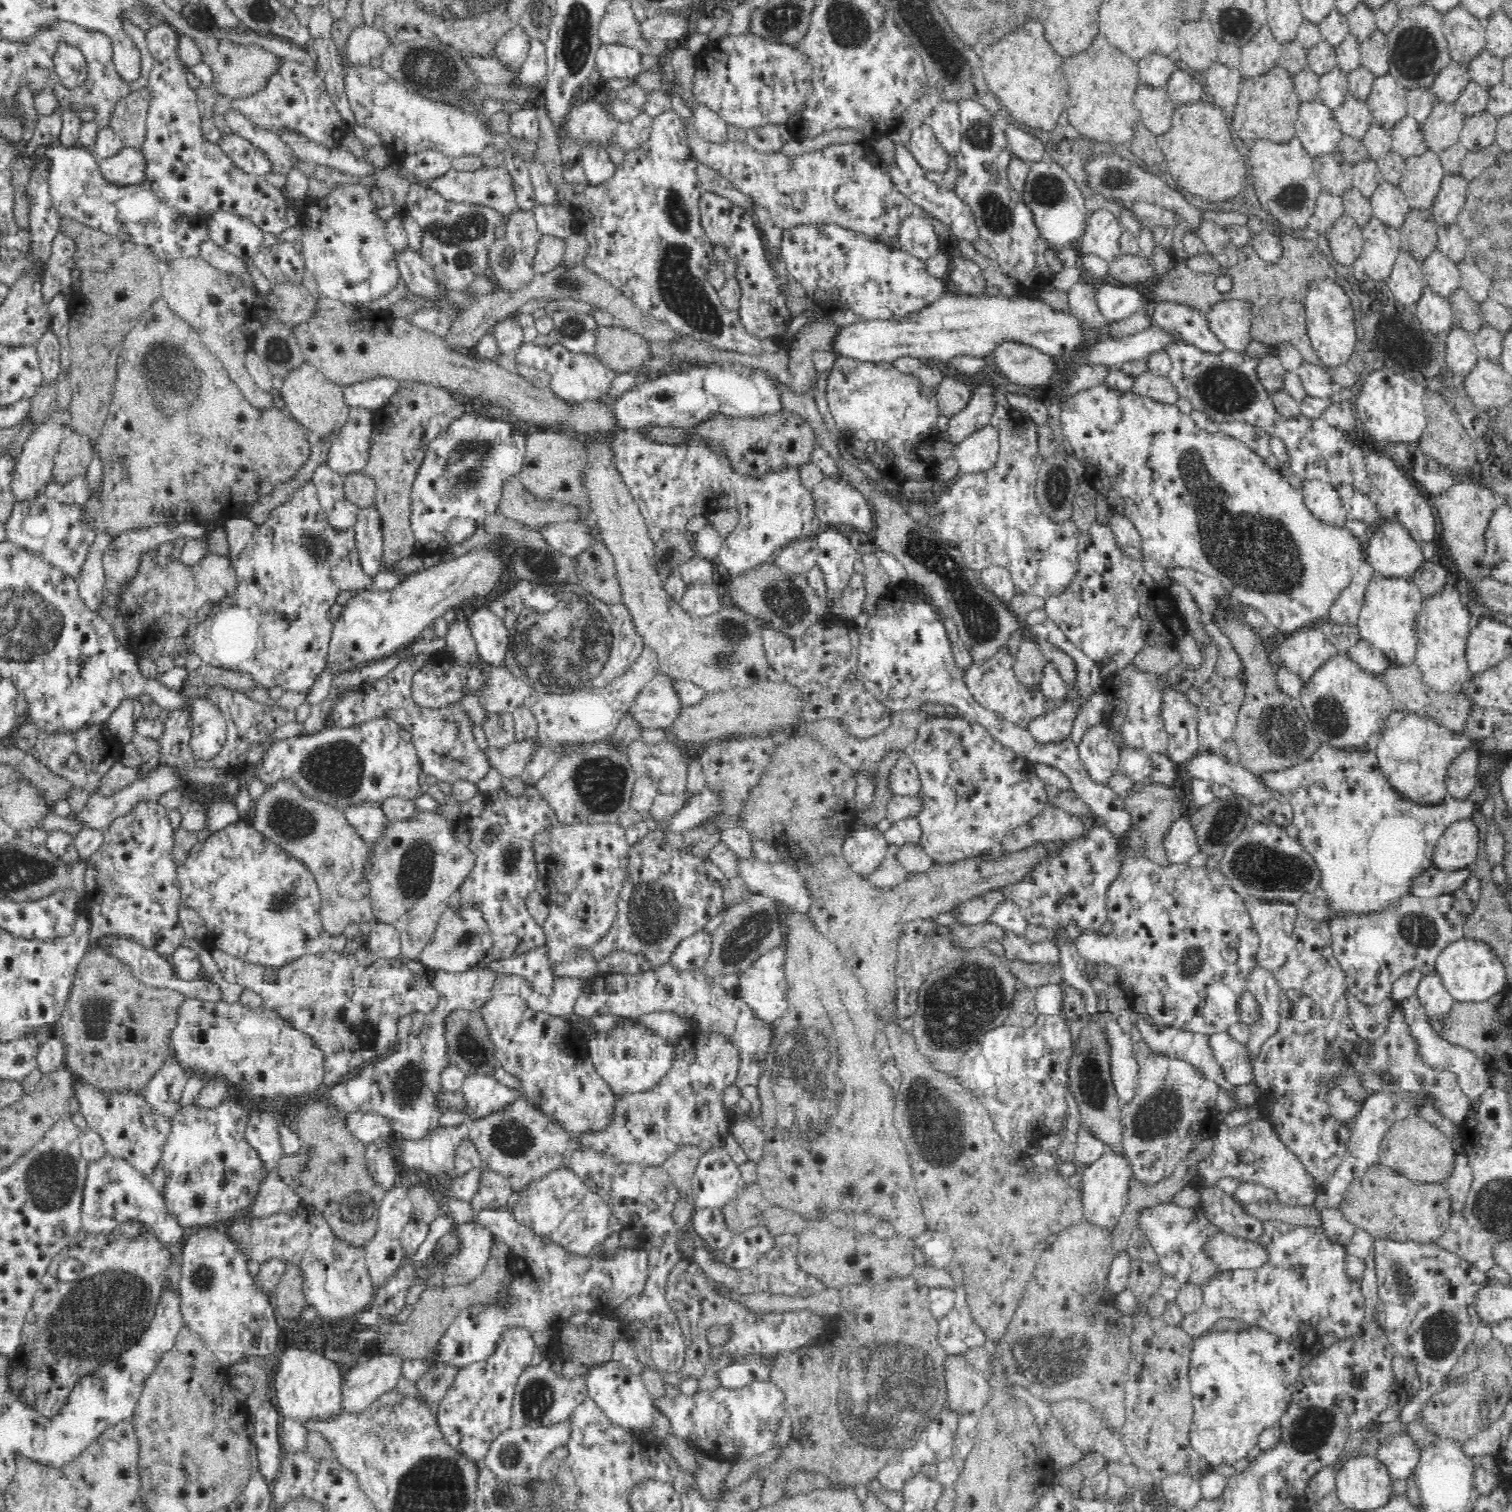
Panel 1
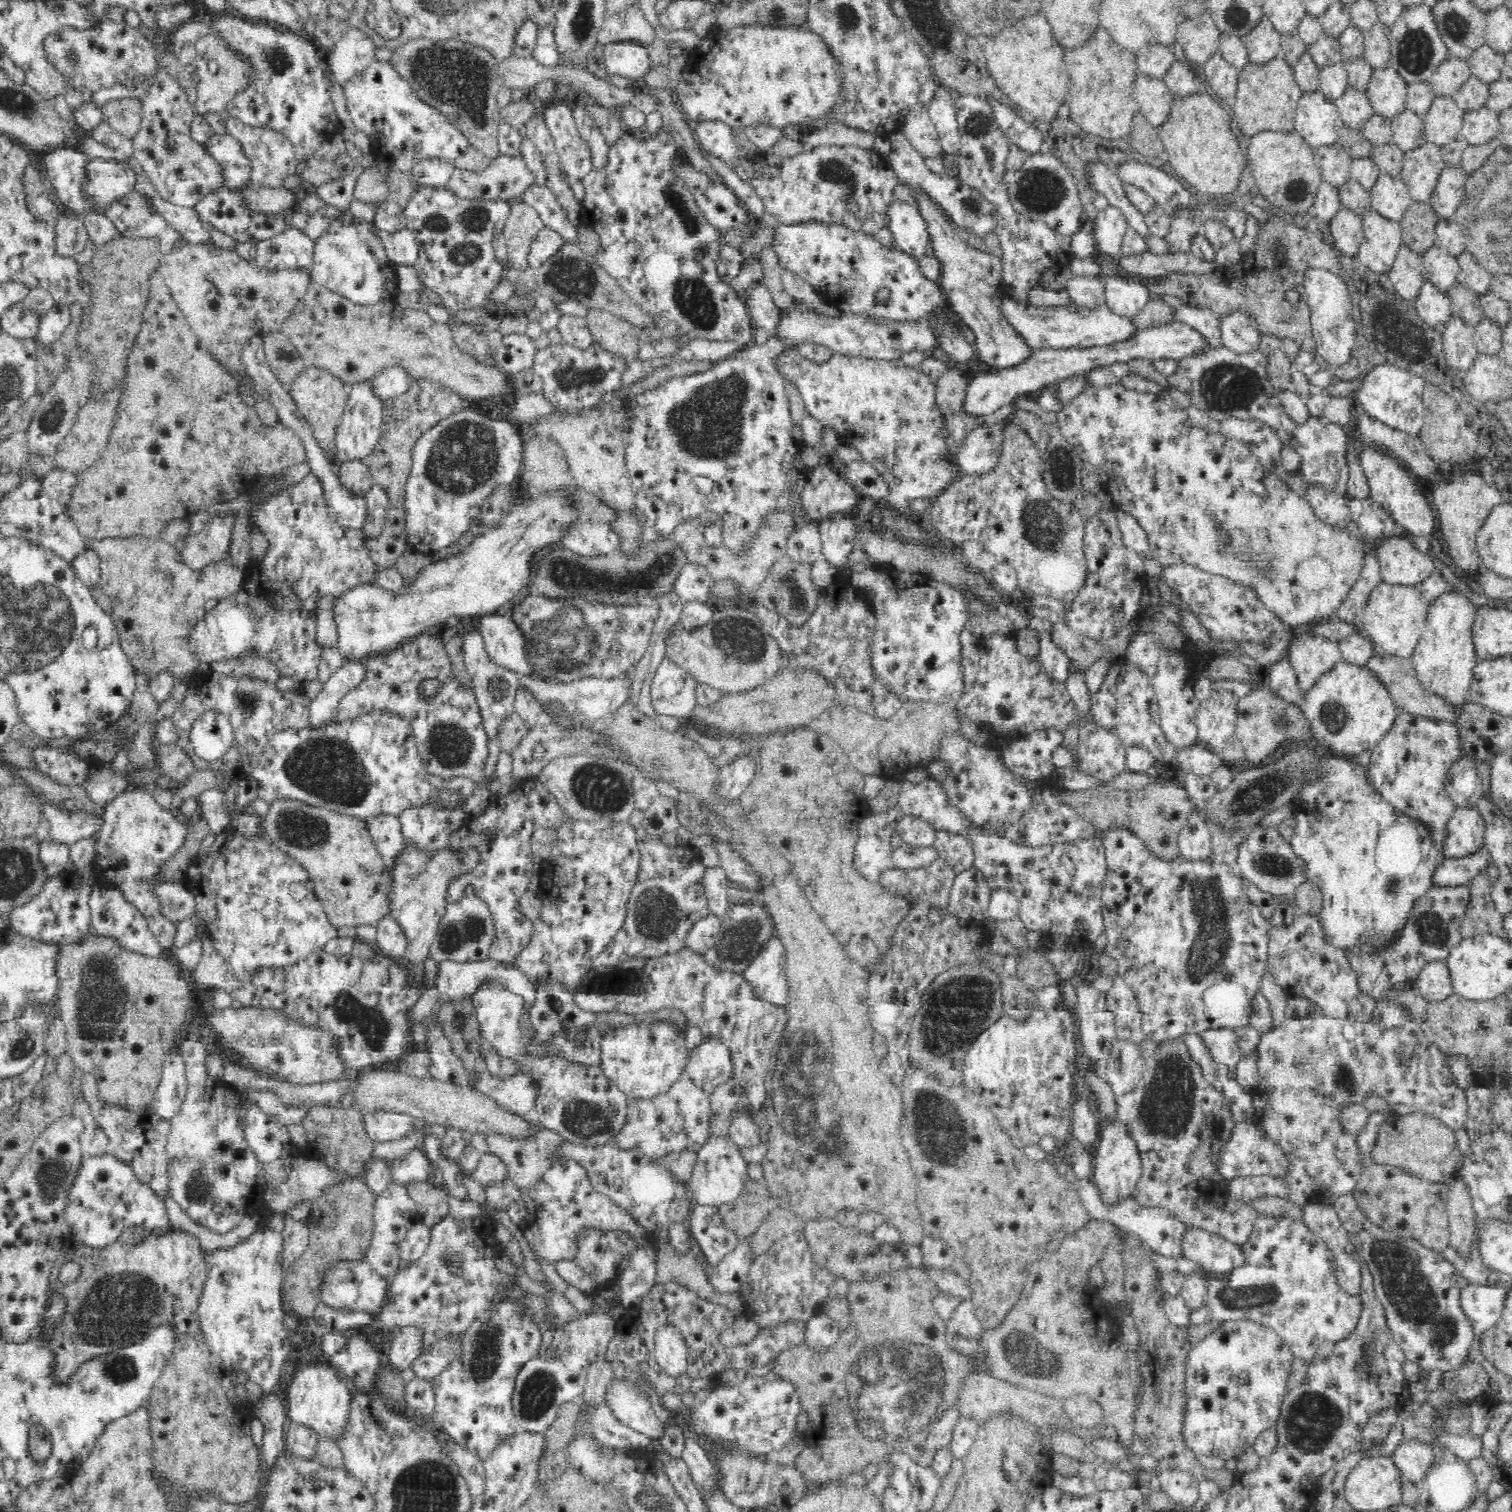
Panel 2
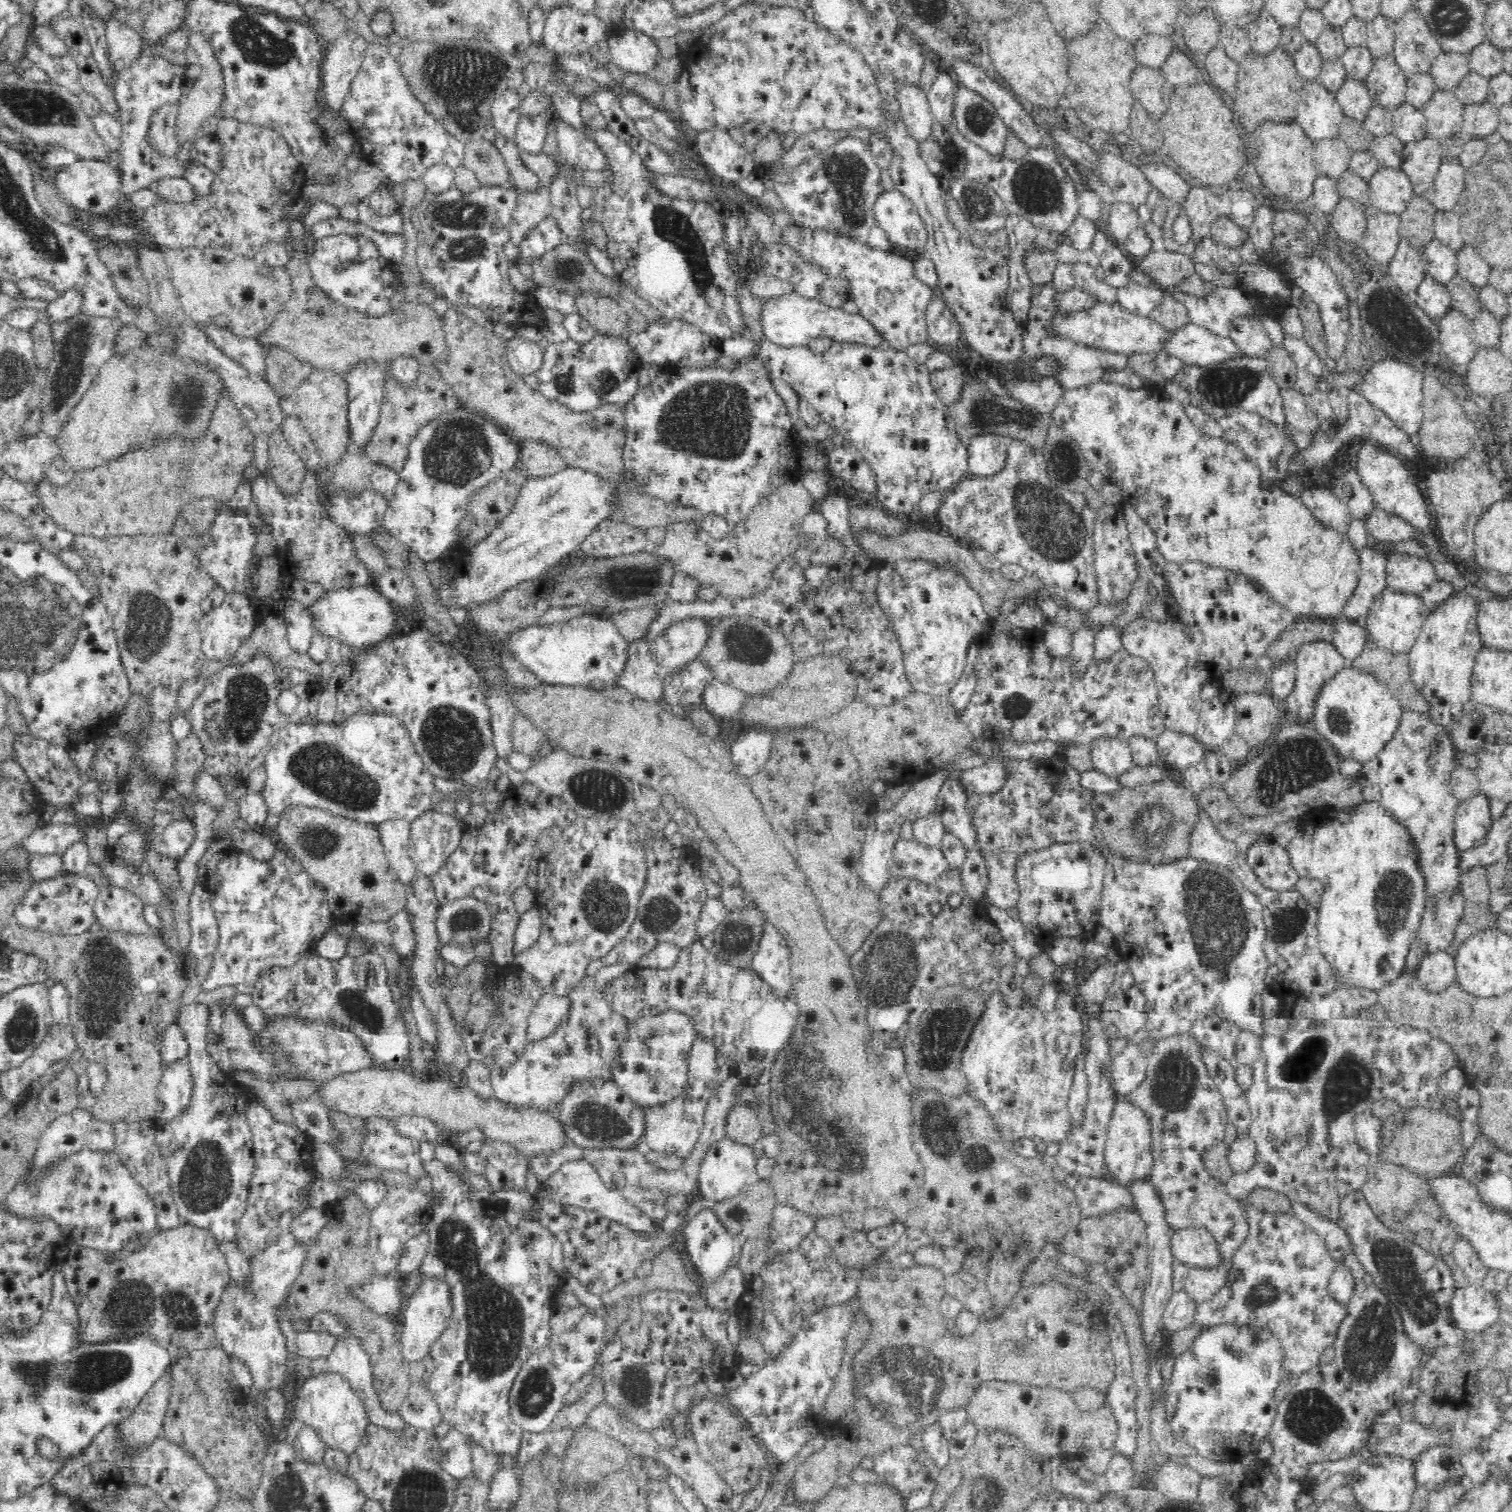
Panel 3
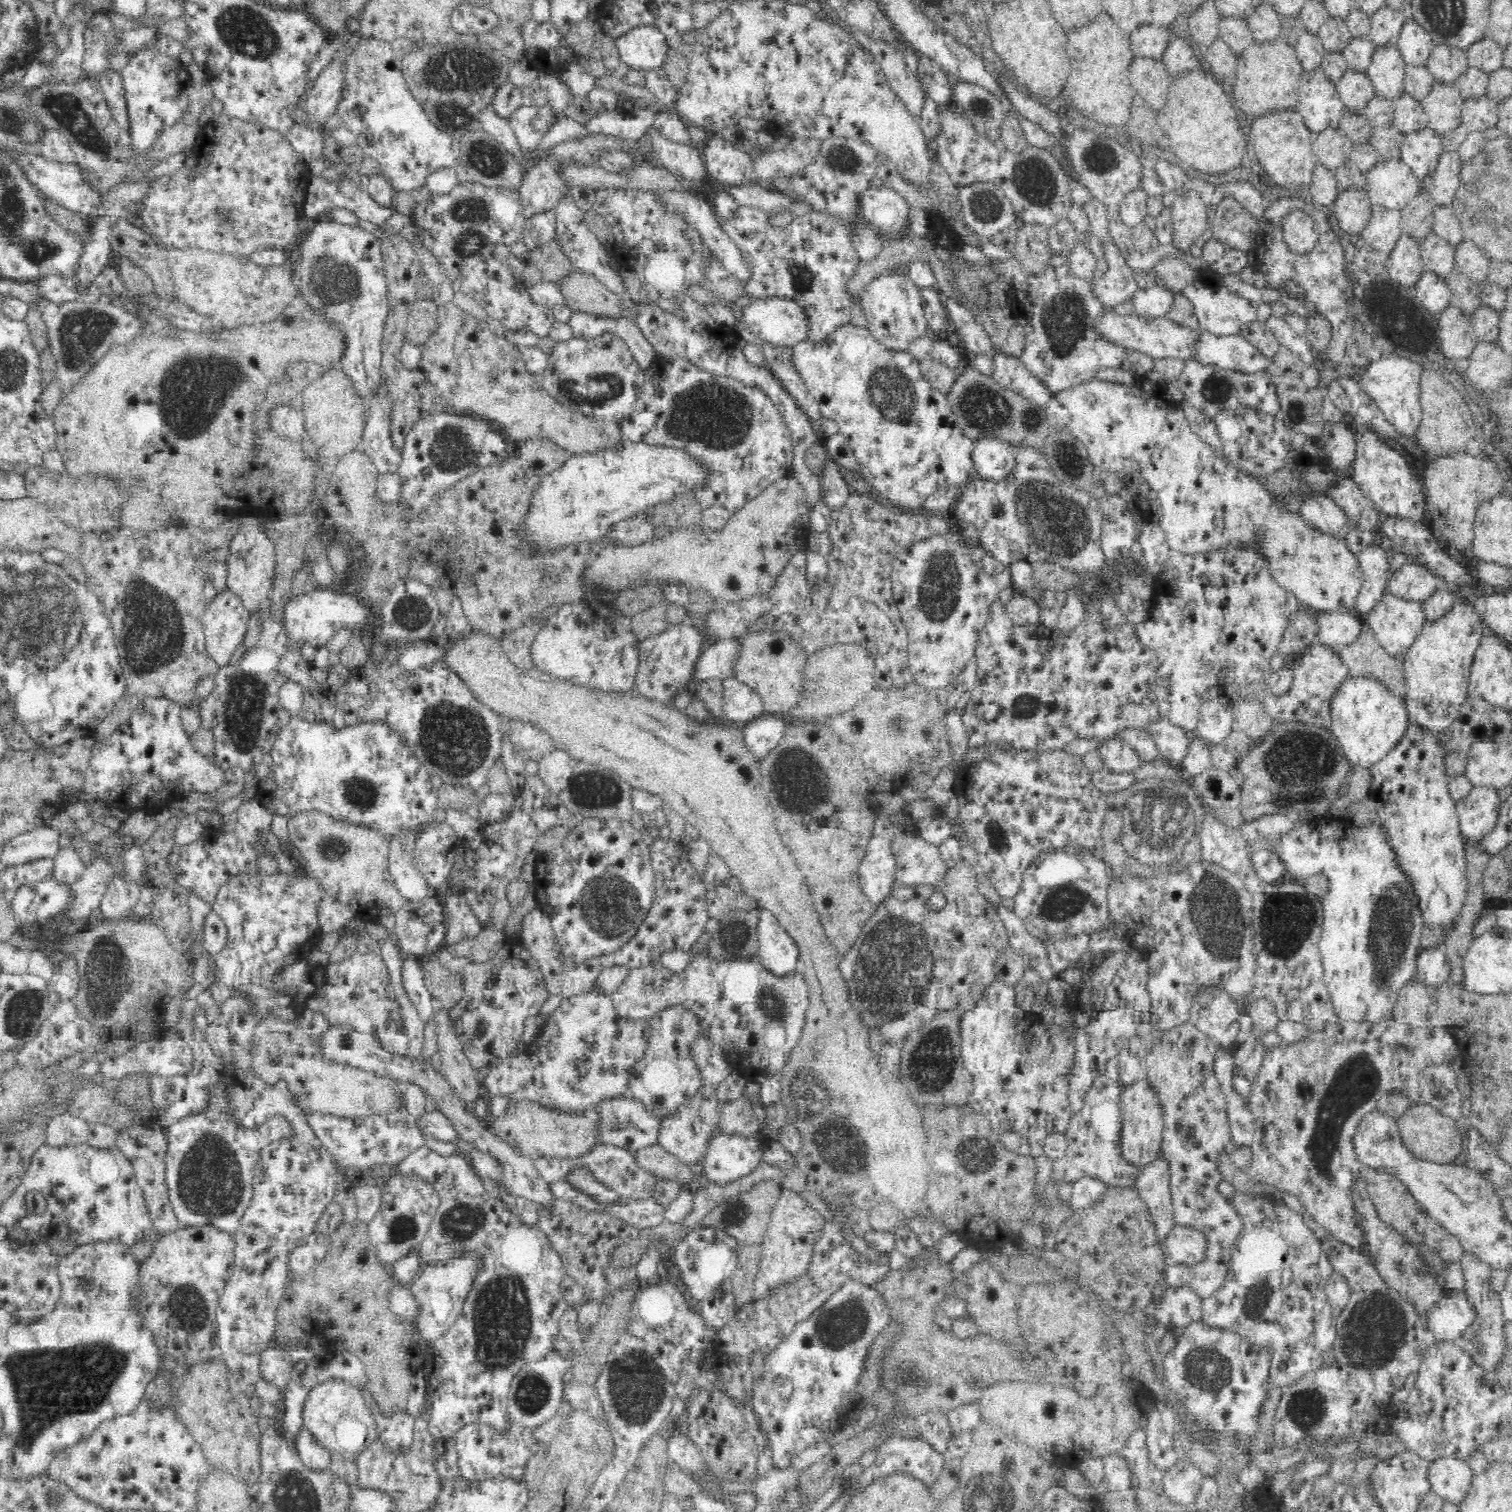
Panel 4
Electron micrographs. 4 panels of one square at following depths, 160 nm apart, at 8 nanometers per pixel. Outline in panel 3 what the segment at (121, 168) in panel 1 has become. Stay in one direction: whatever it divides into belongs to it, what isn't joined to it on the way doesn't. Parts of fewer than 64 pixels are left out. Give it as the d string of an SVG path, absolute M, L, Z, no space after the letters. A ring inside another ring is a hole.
M79 159L65 170L47 168L52 176L51 185L57 190L58 197L82 211L83 217L94 214L103 216L110 207L120 201L119 170L115 165L97 160Z

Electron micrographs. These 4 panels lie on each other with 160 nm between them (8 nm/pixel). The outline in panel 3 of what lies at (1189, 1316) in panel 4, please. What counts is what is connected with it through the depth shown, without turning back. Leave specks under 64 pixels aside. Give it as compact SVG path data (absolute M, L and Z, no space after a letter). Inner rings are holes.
M1184 1288L1173 1292L1162 1316L1164 1332L1174 1333L1195 1324L1197 1303Z

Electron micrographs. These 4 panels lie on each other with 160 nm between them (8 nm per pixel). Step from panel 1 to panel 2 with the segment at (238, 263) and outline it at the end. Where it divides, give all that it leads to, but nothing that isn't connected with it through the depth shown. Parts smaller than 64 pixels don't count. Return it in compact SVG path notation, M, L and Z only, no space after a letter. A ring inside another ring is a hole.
M136 179L132 192L142 195L146 199L148 210L168 221L174 230L186 237L187 242L210 244L208 226L202 223L194 208L176 205L162 198L158 190L146 179Z

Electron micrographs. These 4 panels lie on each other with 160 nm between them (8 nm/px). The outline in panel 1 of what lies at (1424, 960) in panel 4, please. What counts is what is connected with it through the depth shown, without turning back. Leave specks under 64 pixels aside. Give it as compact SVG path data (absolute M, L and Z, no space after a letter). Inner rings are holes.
M1436 968L1421 976L1416 996L1424 1006L1427 1017L1439 1019L1450 1012L1453 996L1446 990Z

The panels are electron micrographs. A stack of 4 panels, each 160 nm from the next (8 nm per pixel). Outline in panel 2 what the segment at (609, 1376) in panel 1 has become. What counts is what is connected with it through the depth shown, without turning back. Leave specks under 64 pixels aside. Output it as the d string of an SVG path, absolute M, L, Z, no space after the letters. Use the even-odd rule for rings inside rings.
M613 1379L609 1382L605 1403L612 1410L617 1421L625 1426L646 1434L652 1441L663 1441L665 1428L656 1411L643 1392L629 1382Z

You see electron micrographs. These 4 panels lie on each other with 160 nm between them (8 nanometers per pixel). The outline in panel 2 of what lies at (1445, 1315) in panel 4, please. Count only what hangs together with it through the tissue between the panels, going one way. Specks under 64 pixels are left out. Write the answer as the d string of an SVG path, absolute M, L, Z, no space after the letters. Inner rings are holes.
M1466 1285L1460 1292L1460 1308L1477 1331L1488 1330L1502 1314L1507 1287Z

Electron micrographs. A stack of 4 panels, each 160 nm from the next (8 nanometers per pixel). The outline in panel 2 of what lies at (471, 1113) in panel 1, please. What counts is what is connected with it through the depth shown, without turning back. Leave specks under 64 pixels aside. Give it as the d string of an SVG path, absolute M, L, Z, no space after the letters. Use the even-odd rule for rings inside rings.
M479 1068L476 1090L490 1096L502 1108L518 1115L536 1109L536 1098L541 1092L537 1078L529 1070L518 1070L512 1076L500 1078ZM424 1124L424 1128L422 1128L422 1126L418 1125L417 1131L408 1134L406 1137L404 1136L404 1138L375 1143L370 1158L359 1168L359 1172L354 1176L354 1179L364 1180L366 1176L368 1176L368 1170L372 1168L372 1164L374 1164L376 1160L384 1159L388 1161L394 1160L394 1158L400 1158L400 1160L402 1160L402 1158L410 1154L413 1149L417 1148L422 1150L422 1138L426 1135L432 1133L441 1140L446 1131L447 1128L444 1128L444 1126L429 1126Z

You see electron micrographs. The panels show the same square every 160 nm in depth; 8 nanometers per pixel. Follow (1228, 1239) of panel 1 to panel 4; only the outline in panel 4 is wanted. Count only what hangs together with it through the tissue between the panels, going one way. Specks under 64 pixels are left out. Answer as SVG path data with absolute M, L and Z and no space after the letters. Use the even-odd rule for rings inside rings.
M1174 1223L1163 1236L1163 1248L1169 1261L1194 1264L1205 1257L1207 1242L1205 1236L1188 1225Z

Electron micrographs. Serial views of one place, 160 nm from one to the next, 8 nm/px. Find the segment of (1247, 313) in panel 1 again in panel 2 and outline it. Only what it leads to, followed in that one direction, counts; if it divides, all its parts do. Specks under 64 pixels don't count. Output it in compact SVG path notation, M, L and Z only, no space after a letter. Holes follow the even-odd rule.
M1245 312L1222 317L1220 332L1223 346L1238 354L1254 352L1264 335L1260 325Z

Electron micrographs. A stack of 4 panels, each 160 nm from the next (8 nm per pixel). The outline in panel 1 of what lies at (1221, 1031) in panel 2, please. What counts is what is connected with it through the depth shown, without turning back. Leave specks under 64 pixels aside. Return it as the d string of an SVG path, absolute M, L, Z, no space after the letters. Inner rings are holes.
M1228 1031L1211 1035L1209 1046L1218 1064L1223 1066L1223 1074L1228 1082L1237 1088L1253 1084L1253 1066L1247 1046L1238 1043Z

